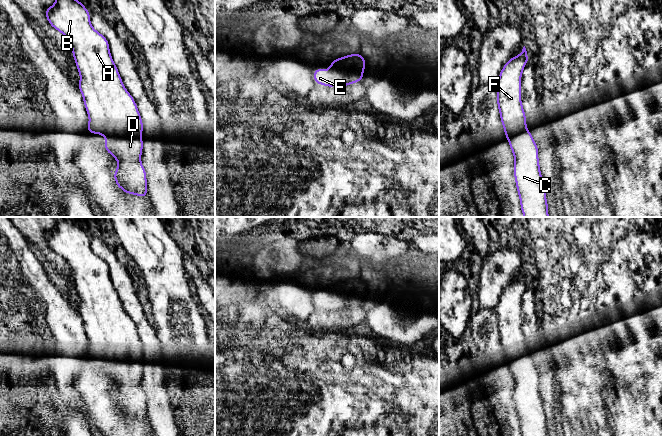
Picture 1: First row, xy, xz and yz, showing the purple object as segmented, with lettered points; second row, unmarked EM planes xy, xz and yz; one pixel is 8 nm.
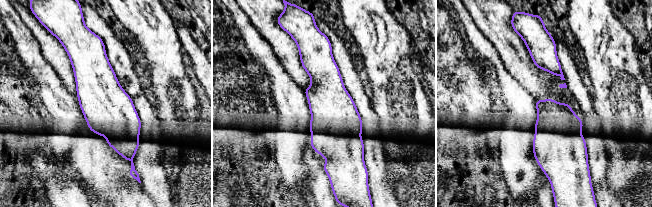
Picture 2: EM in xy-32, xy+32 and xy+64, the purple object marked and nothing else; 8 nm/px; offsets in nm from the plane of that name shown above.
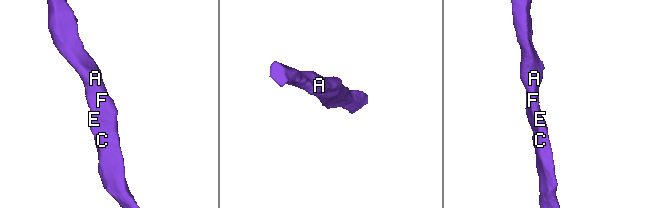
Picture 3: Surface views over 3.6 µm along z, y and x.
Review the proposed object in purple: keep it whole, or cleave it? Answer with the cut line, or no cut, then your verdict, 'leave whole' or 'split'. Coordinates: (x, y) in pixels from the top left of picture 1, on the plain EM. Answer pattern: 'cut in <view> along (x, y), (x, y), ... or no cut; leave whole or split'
no cut; leave whole

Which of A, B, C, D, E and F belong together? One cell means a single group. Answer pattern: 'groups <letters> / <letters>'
groups A B C D E F

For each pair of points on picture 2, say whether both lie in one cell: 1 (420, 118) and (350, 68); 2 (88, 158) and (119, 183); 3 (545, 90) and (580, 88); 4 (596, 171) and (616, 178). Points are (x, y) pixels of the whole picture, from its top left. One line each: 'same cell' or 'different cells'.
1: different cells
2: same cell
3: different cells
4: different cells

